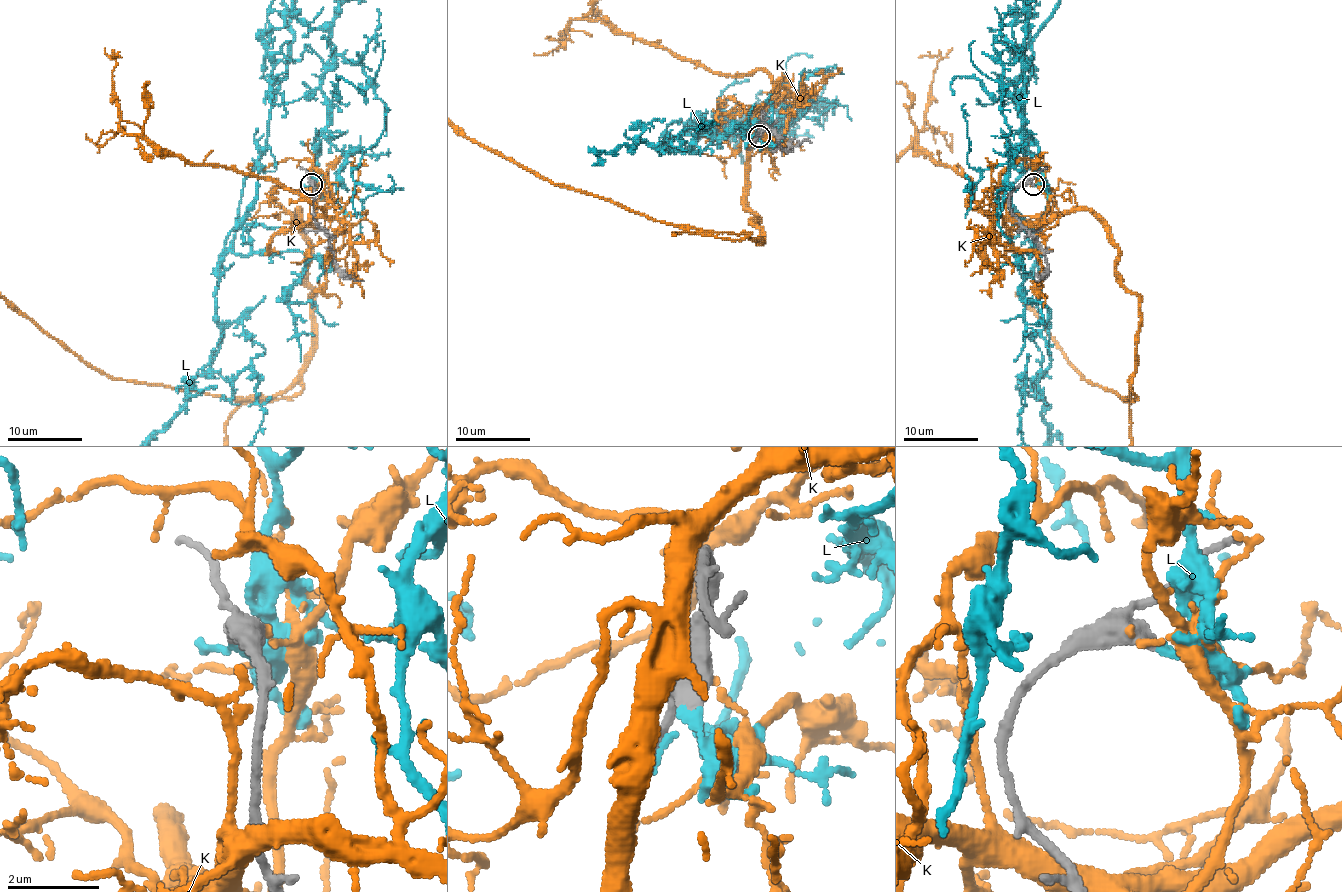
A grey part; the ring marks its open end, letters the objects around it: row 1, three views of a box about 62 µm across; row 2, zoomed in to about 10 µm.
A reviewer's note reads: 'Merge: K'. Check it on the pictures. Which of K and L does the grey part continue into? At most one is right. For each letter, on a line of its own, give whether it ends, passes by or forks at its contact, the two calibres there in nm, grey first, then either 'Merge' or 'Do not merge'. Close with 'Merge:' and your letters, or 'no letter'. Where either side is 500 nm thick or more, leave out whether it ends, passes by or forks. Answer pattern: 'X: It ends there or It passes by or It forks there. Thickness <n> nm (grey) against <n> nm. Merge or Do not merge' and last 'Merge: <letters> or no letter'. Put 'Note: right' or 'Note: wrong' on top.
Note: wrong
K: It ends there. Thickness 480 nm (grey) against 120 nm. Do not merge
L: It passes by. Thickness 360 nm (grey) against 140 nm. Merge
Merge: L

